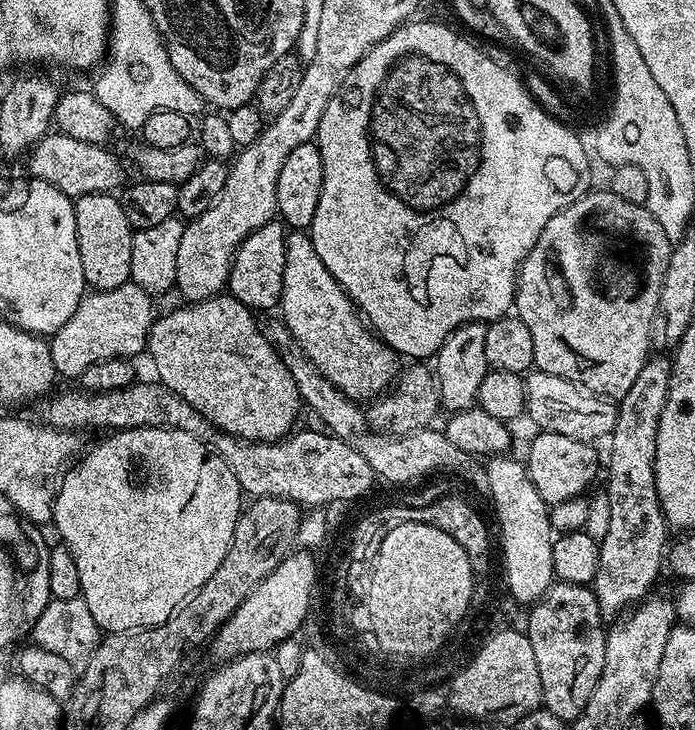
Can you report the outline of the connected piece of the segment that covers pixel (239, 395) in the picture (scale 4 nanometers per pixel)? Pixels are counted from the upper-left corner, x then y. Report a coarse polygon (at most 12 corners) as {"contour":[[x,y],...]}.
{"contour":[[230,294],[152,322],[159,383],[270,444],[302,409],[257,313]]}

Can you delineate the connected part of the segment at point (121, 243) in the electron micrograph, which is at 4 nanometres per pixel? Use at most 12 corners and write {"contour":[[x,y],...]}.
{"contour":[[107,192],[75,197],[84,283],[132,278],[134,229]]}

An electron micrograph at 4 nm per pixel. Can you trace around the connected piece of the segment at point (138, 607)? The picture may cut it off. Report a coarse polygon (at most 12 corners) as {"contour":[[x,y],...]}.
{"contour":[[125,428],[51,523],[105,633],[166,622],[226,558],[238,478]]}

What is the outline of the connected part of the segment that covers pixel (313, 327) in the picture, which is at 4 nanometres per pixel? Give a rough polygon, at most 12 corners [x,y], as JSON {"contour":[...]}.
{"contour":[[307,231],[288,232],[278,312],[343,396],[397,379]]}

